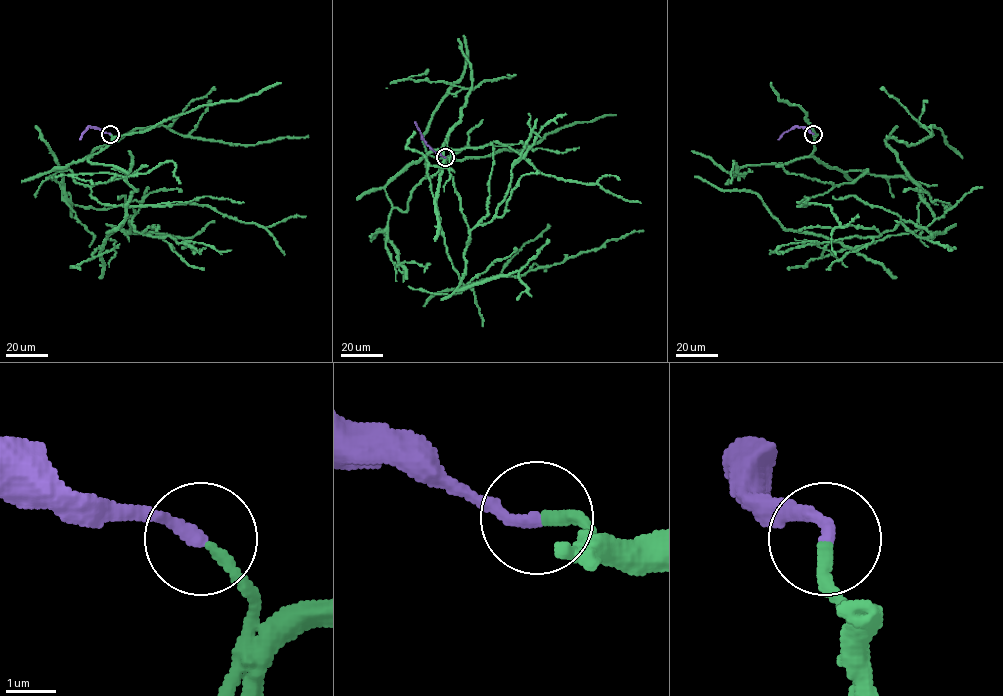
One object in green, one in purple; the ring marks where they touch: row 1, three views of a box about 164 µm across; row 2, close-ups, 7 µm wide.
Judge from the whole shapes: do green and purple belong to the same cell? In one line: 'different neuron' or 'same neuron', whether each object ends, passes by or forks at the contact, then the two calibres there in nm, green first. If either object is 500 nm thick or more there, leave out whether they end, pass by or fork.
same neuron; green ends; purple ends; calibres 240 and 280 nm

